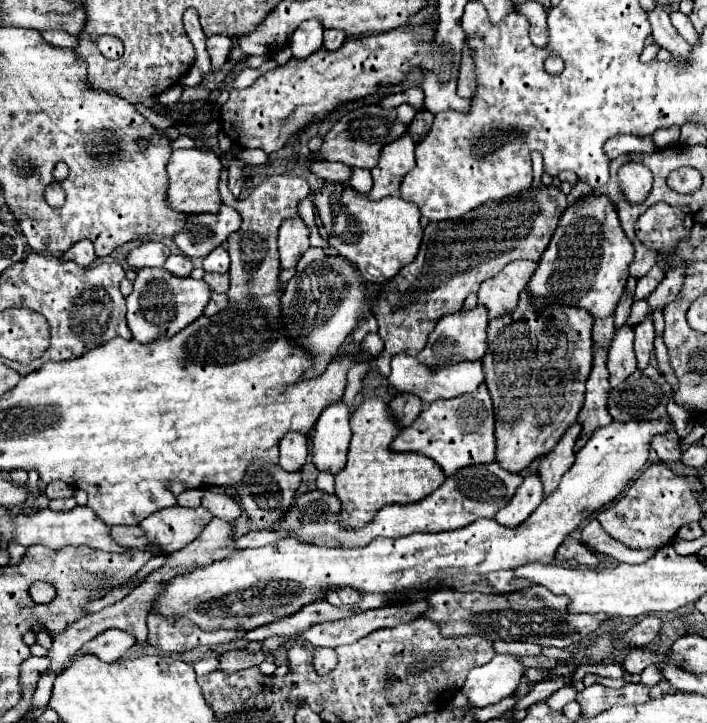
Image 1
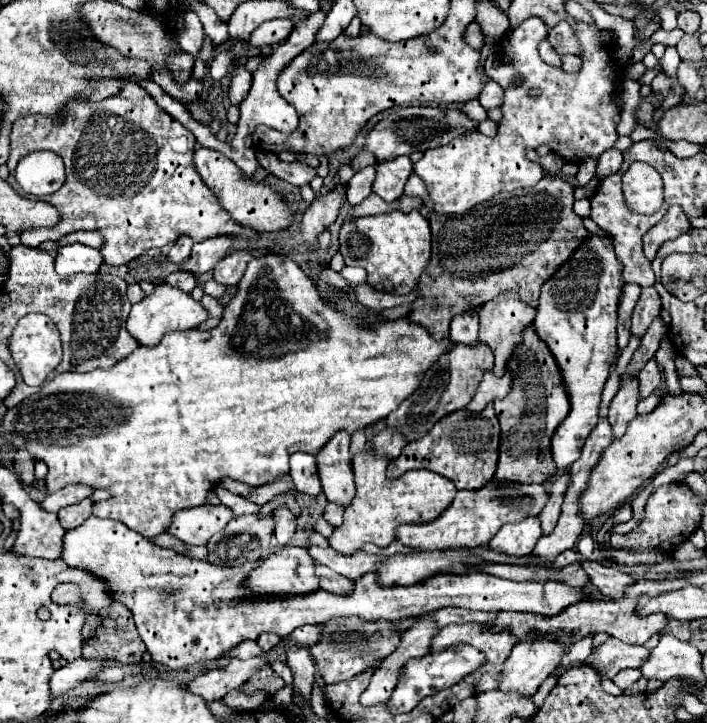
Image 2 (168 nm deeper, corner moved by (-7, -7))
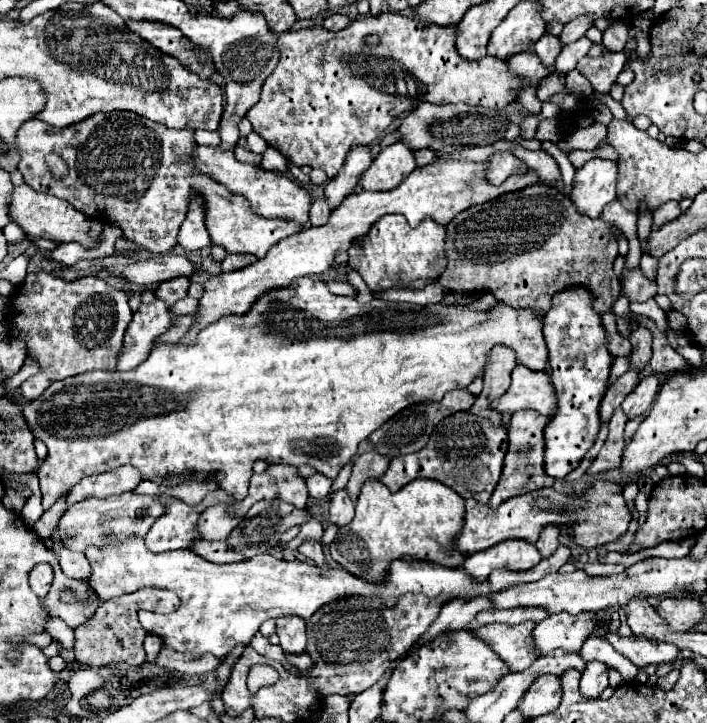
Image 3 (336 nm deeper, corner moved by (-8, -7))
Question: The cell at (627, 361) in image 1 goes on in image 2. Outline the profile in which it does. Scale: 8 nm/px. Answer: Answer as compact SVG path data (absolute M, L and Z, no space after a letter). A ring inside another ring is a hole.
M622 375L620 389L616 397L610 403L608 423L614 433L614 441L620 439L628 427L628 423L636 417L636 405L638 405L638 379Z

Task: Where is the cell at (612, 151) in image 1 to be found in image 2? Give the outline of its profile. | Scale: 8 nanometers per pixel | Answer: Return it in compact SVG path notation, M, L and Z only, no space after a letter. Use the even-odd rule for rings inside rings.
M608 149L604 155L600 155L596 165L596 179L606 179L608 175L614 175L622 165L622 153L618 149Z

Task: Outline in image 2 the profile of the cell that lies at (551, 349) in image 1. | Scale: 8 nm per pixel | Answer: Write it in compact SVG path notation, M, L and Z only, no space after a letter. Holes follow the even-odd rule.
M532 327L524 331L524 343L514 349L508 371L514 375L512 391L506 399L494 401L502 427L500 459L494 477L512 483L544 483L556 475L556 465L550 453L550 439L570 411L562 375L556 367L556 361L552 359L550 349Z

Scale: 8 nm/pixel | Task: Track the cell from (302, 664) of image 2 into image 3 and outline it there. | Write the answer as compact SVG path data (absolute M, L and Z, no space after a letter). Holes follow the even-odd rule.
M279 619L277 621L277 635L281 639L281 649L291 655L303 655L307 647L305 637L305 623L301 619Z

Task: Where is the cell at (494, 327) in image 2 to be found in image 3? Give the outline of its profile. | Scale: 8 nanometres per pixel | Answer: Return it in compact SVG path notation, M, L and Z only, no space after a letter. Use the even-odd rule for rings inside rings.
M495 345L489 351L489 361L485 365L485 377L483 377L483 391L469 409L473 415L489 417L491 413L489 403L507 391L511 383L511 371L515 367L517 367L517 357L511 347Z

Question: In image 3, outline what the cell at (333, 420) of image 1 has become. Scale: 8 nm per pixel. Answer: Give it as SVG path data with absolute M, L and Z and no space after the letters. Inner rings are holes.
M345 489L329 495L329 519L337 527L351 523L353 515L355 515L355 501L349 497L349 493Z

